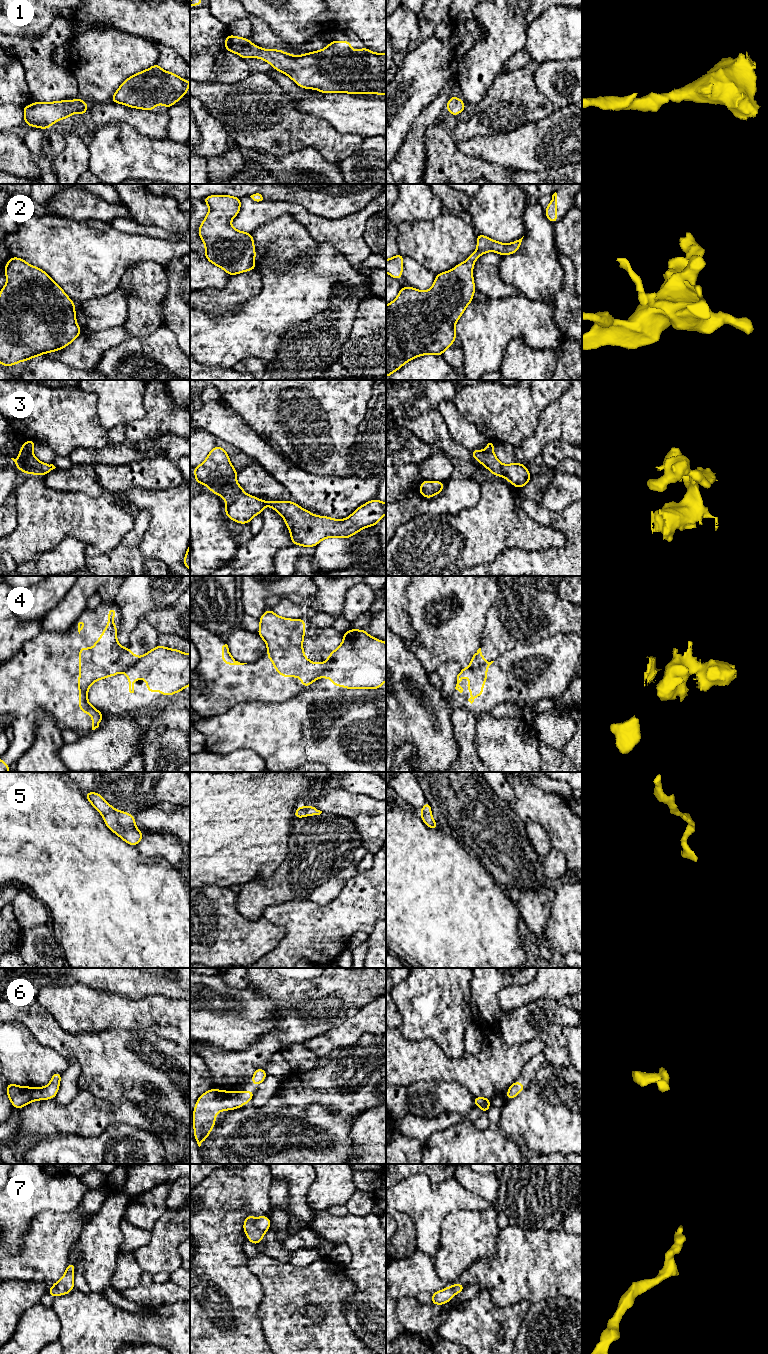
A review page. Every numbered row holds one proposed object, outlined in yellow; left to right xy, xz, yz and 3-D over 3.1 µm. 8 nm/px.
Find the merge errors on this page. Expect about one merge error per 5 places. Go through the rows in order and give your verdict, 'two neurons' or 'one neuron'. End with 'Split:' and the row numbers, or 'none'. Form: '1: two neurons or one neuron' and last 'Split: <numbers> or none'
1: one neuron
2: one neuron
3: one neuron
4: two neurons
5: one neuron
6: one neuron
7: one neuron
Split: 4

